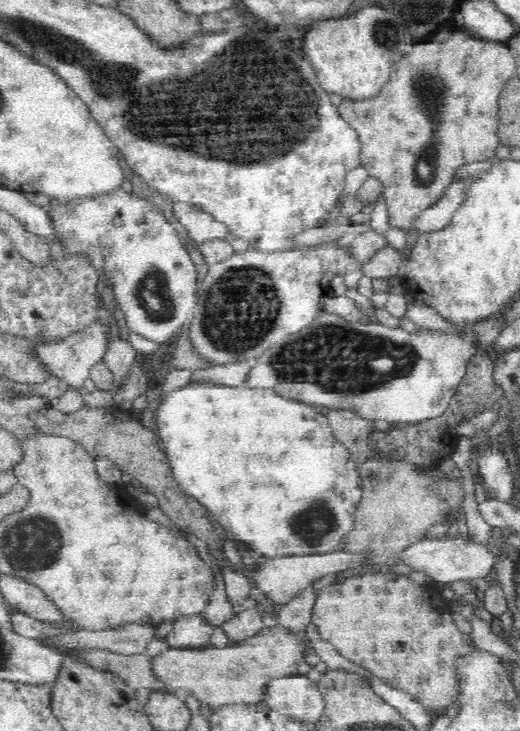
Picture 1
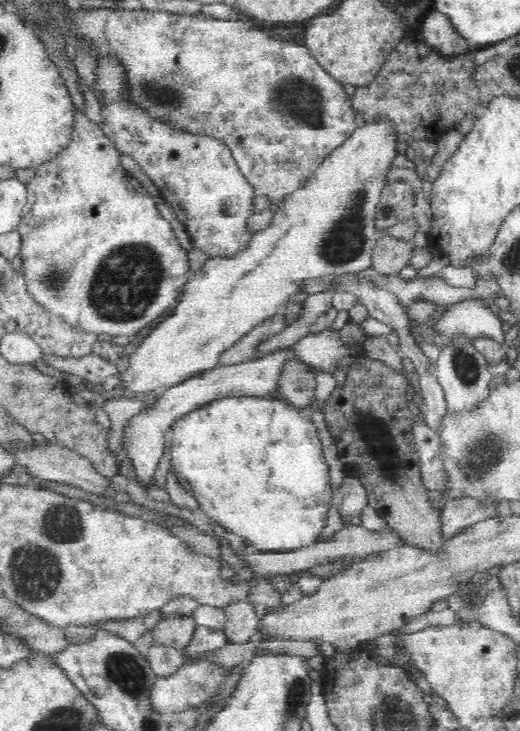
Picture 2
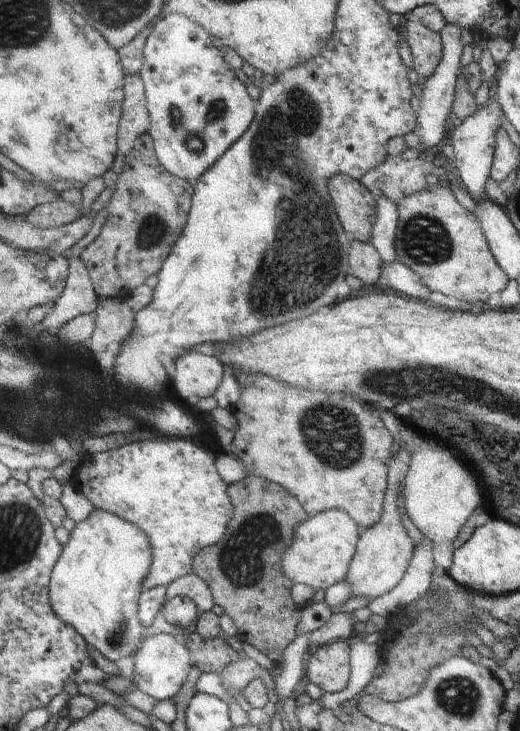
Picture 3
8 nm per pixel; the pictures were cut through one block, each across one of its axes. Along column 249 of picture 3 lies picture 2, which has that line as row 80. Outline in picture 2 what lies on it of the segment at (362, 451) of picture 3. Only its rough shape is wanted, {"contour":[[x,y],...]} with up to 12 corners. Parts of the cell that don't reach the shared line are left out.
{"contour":[[394,50],[355,87],[365,122],[395,124],[398,154],[437,142],[480,104],[471,53]]}

